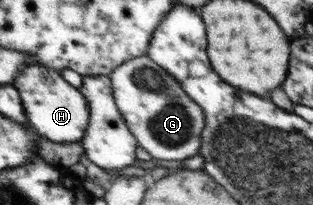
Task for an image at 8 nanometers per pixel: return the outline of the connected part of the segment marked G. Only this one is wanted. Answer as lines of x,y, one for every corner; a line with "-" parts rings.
142,55
116,67
110,77
117,106
129,130
152,158
182,162
200,154
201,132
207,127
205,110
164,67

